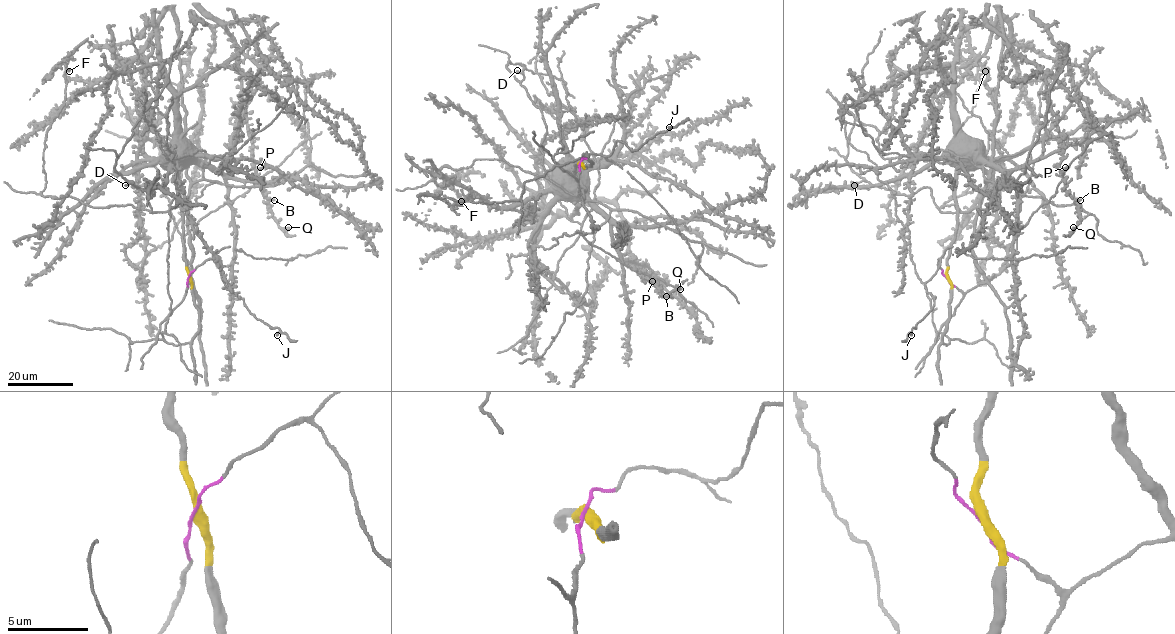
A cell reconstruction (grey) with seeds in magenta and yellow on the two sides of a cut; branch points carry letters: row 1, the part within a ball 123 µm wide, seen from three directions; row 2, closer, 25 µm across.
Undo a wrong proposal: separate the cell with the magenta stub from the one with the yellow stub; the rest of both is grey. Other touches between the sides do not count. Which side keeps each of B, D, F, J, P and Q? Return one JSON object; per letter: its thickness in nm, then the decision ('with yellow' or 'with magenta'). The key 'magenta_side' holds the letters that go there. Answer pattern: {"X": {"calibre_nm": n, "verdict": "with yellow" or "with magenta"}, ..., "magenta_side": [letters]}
{"B": {"calibre_nm": 200, "verdict": "with magenta"}, "D": {"calibre_nm": 280, "verdict": "with magenta"}, "F": {"calibre_nm": 400, "verdict": "with magenta"}, "J": {"calibre_nm": 420, "verdict": "with magenta"}, "P": {"calibre_nm": 380, "verdict": "with magenta"}, "Q": {"calibre_nm": 380, "verdict": "with magenta"}, "magenta_side": ["B", "D", "F", "J", "P", "Q"]}

